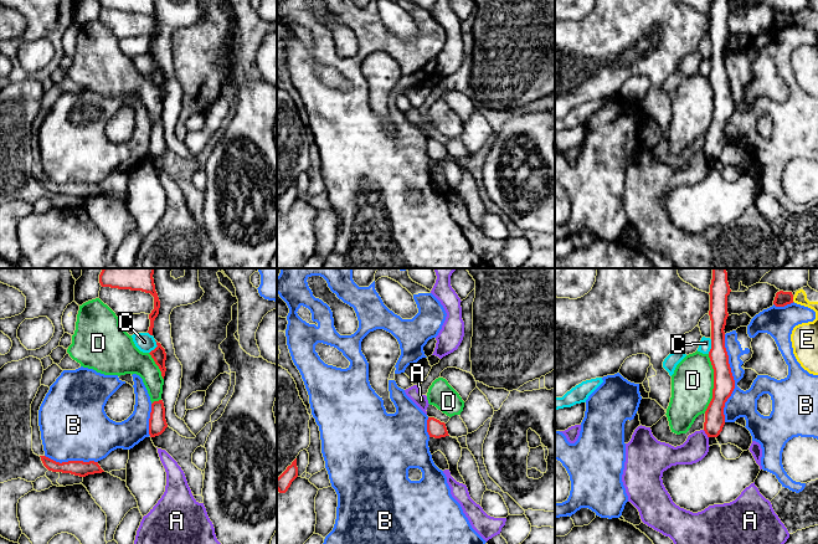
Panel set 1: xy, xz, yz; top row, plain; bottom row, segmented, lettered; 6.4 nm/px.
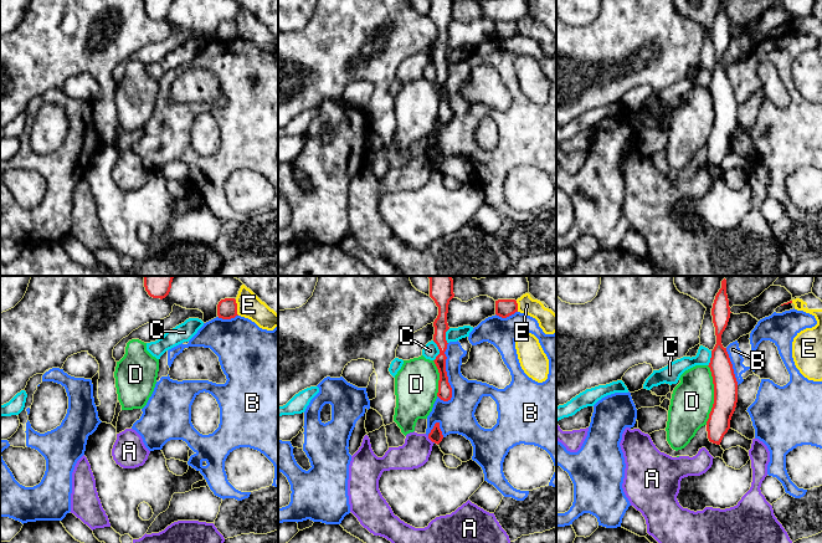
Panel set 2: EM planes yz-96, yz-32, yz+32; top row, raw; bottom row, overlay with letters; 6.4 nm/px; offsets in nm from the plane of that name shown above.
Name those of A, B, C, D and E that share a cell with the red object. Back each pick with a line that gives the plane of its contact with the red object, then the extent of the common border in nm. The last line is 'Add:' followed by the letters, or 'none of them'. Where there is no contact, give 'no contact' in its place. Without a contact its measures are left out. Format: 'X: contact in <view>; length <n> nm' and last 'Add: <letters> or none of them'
Add: none of them

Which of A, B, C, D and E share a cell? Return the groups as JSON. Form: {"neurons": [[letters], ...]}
{"neurons": [["A", "E"], ["B"], ["C"], ["D"]]}

